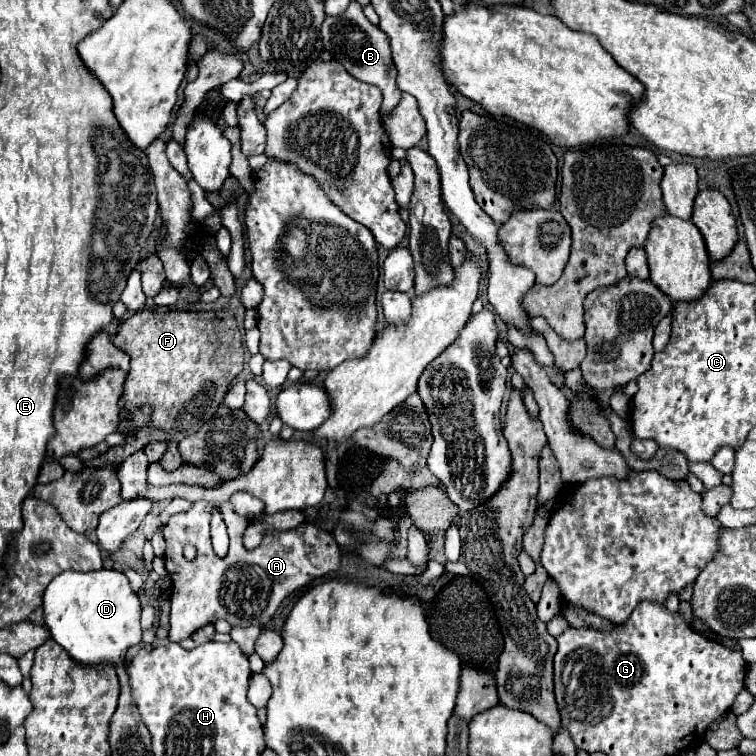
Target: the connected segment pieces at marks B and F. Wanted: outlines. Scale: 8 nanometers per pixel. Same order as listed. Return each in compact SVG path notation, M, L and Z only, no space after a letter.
M351 2L349 8L345 10L343 16L339 18L325 18L323 28L321 28L321 40L325 50L343 64L343 68L357 80L365 84L373 84L381 88L383 101L380 109L382 116L389 114L401 99L401 90L397 88L397 70L395 62L391 56L391 44L387 34L379 28L373 26L367 16L363 14L363 8L359 2Z
M139 310L119 324L117 334L113 336L113 344L131 356L131 370L127 374L123 402L127 402L125 404L127 410L151 406L151 418L147 426L159 428L167 436L167 452L159 460L159 464L167 472L173 472L181 466L181 456L179 456L181 438L195 434L209 418L215 416L217 408L221 406L229 390L231 380L243 368L243 344L241 344L237 322L233 314L227 310L221 310L221 312L169 310L161 316L149 310Z

